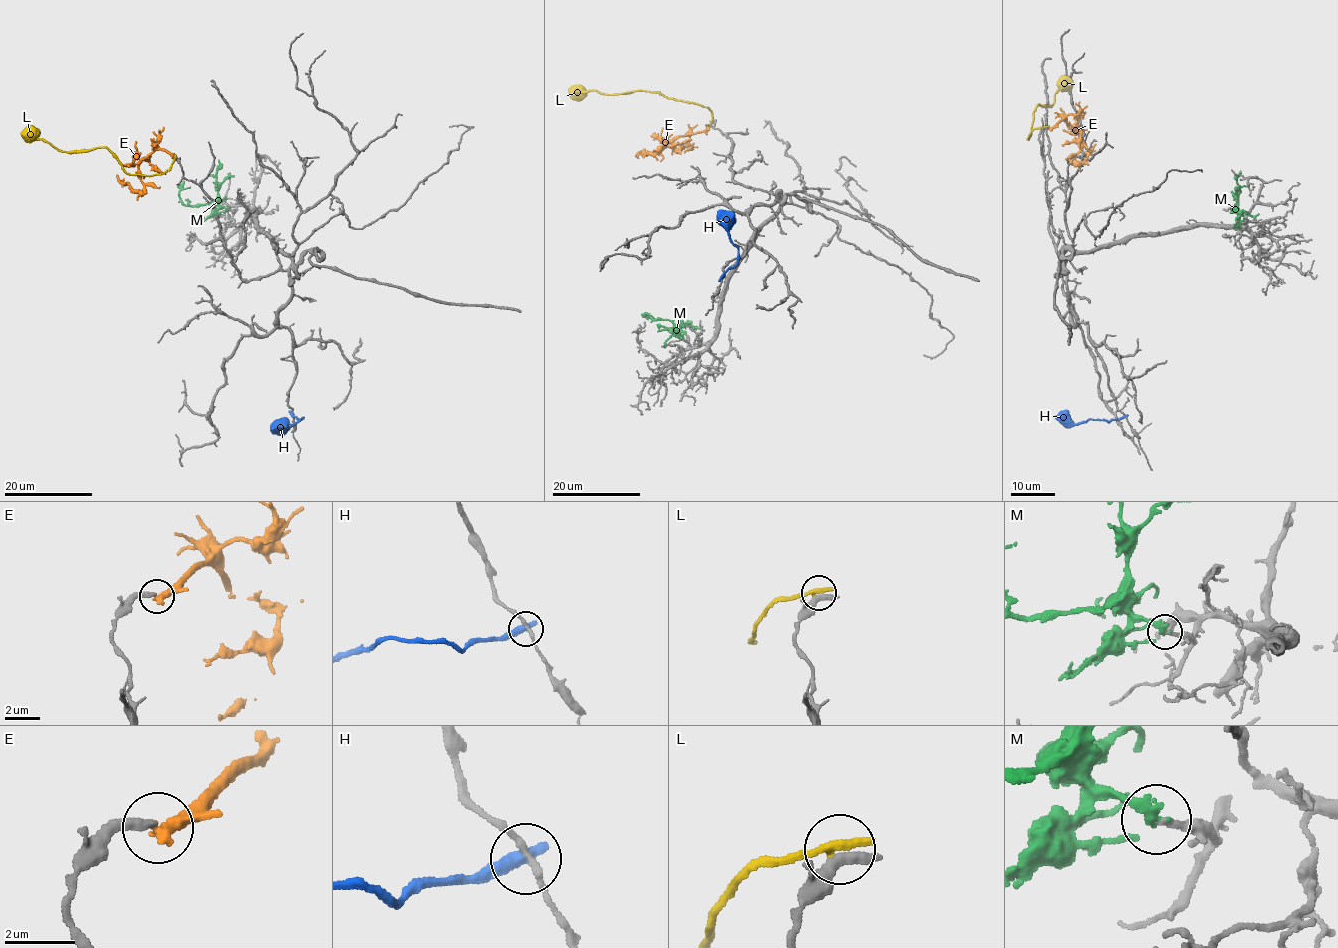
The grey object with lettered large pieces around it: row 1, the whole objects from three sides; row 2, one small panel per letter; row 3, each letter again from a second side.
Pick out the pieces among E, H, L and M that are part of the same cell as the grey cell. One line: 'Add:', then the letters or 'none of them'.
Add: none of them

